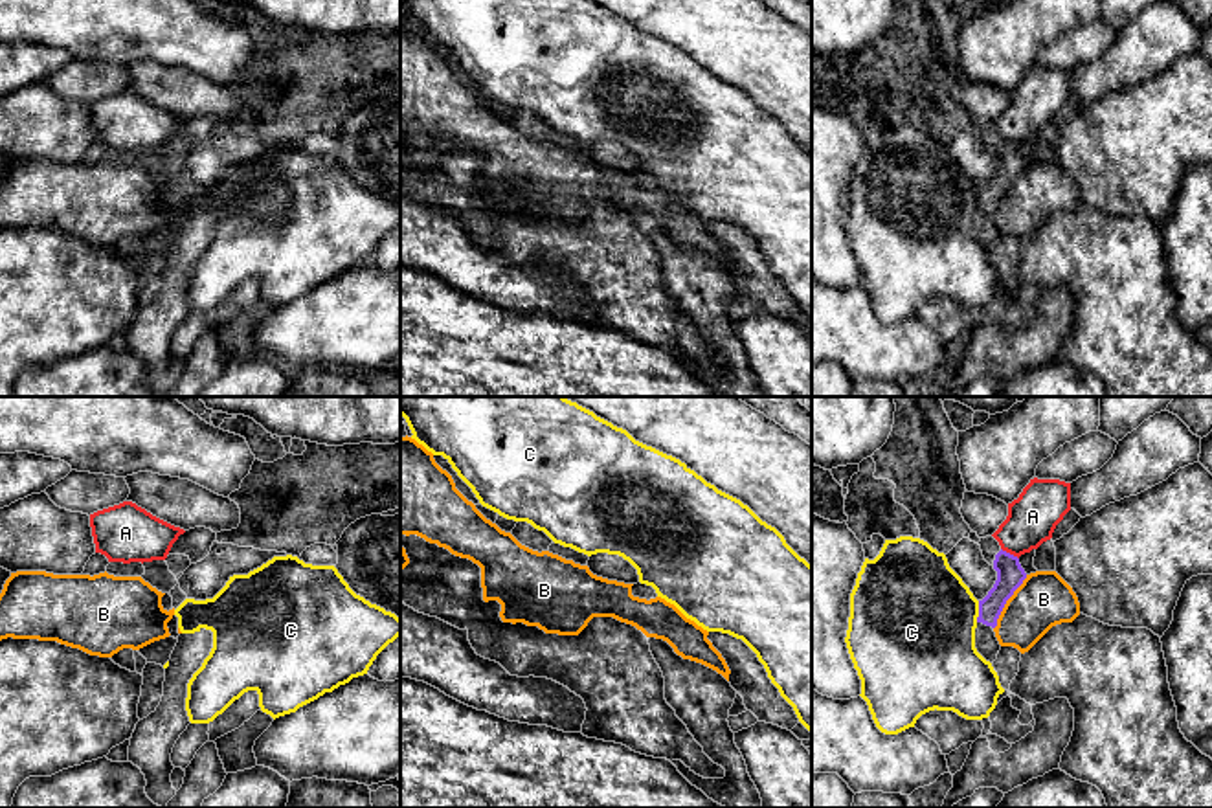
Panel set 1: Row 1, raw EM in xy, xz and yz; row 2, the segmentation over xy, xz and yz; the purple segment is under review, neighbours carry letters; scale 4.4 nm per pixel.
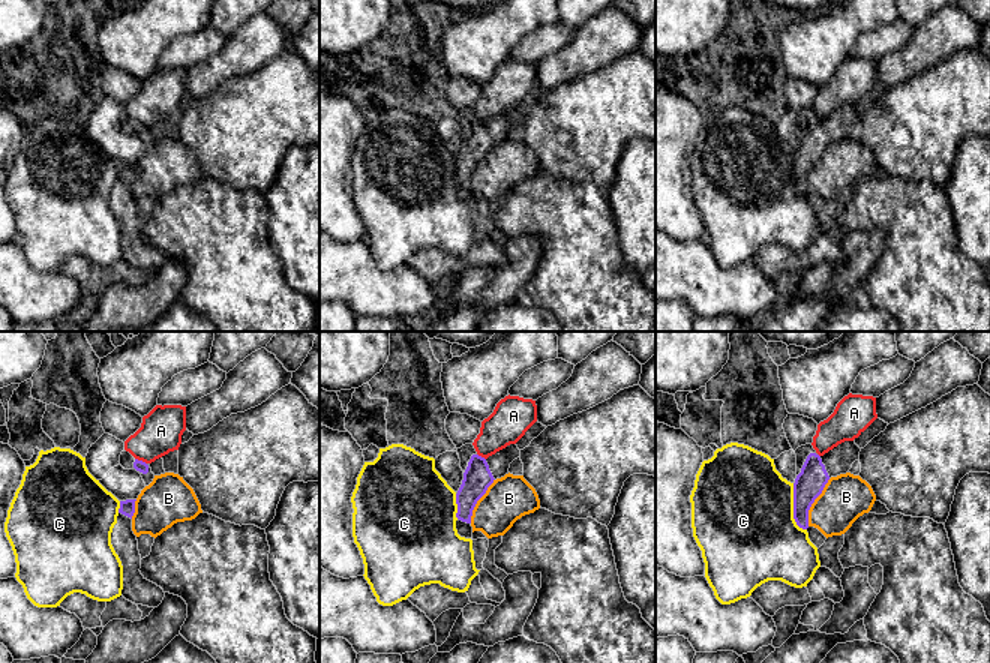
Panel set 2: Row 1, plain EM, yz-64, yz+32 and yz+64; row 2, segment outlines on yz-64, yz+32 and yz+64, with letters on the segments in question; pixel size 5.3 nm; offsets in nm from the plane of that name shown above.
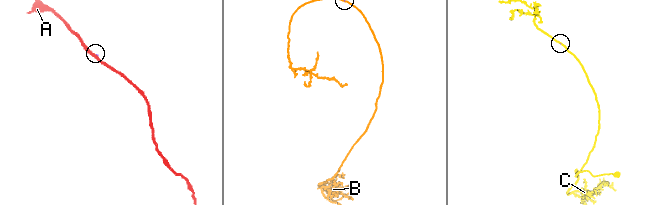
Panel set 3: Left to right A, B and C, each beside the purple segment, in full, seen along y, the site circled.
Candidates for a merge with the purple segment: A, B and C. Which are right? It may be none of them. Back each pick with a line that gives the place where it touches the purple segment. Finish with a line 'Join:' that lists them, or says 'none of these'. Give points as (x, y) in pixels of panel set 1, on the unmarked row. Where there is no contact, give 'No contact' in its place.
Join: none of these

